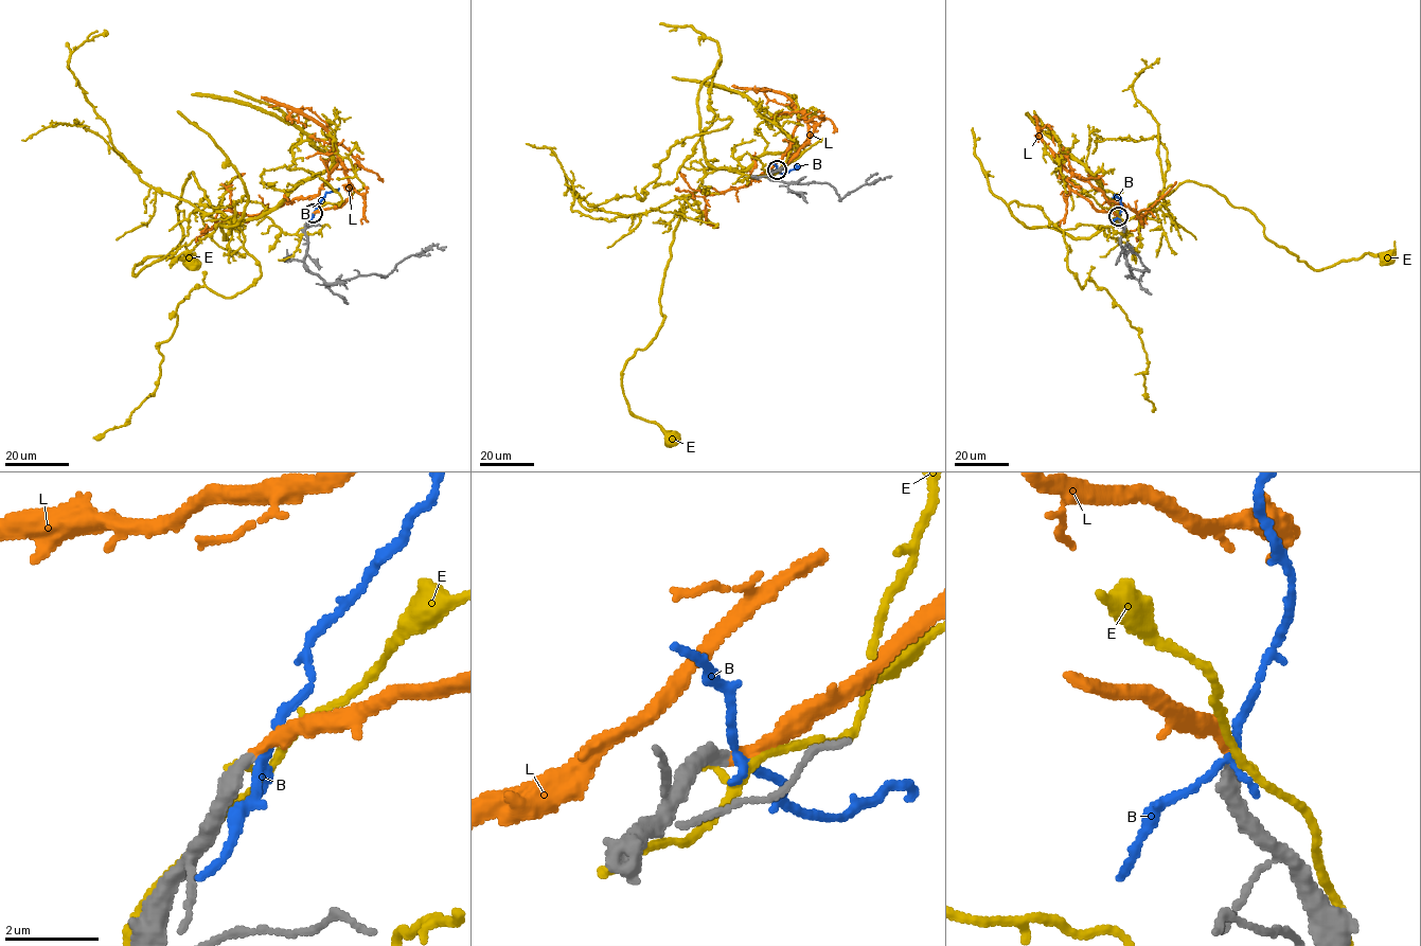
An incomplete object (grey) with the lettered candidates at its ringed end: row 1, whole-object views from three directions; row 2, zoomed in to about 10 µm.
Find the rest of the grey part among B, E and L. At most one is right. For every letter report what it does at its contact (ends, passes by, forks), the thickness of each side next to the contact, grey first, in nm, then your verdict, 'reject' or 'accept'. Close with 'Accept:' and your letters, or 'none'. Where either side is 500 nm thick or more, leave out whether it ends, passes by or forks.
B: it passes by | 300/170 nm | reject
E: it passes by | 360/140 nm | reject
L: it ends | 320/240 nm | accept
Accept: L

